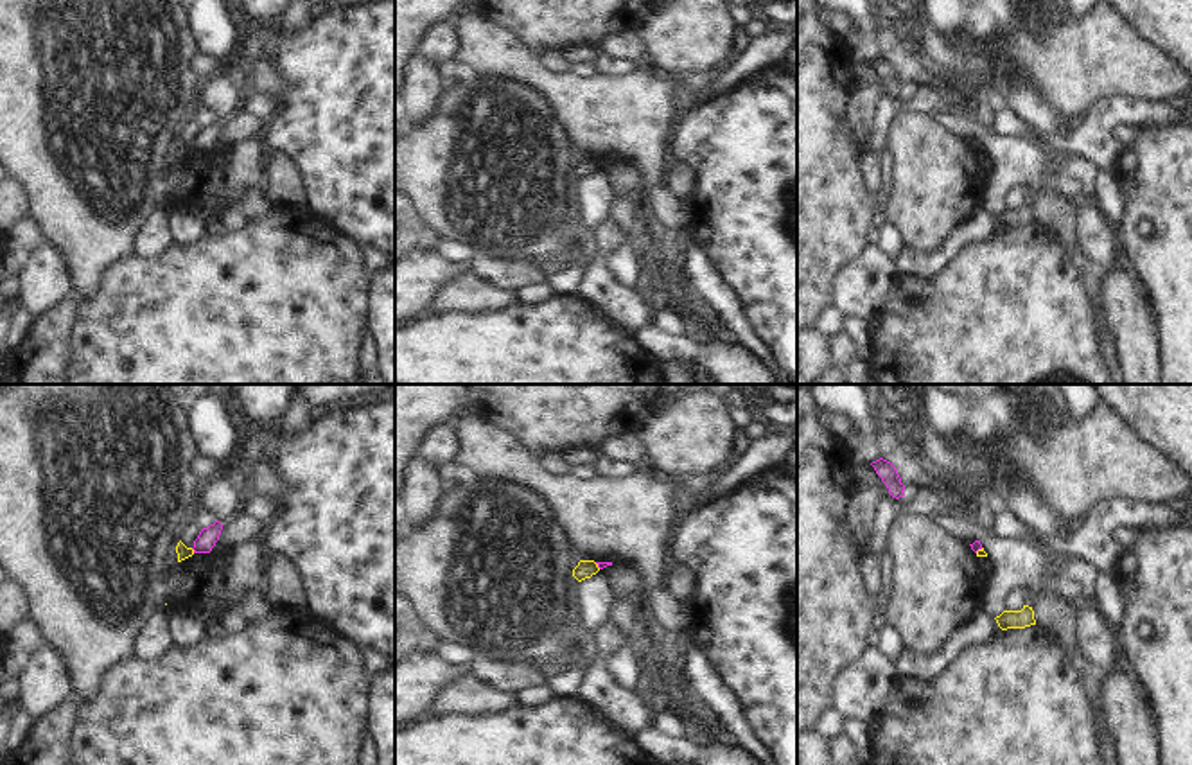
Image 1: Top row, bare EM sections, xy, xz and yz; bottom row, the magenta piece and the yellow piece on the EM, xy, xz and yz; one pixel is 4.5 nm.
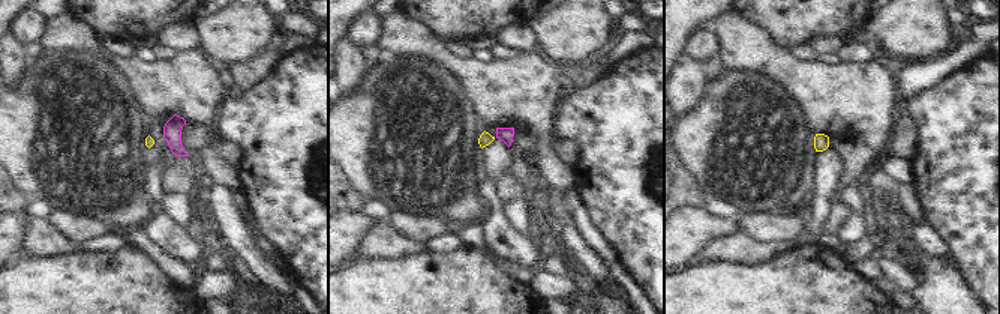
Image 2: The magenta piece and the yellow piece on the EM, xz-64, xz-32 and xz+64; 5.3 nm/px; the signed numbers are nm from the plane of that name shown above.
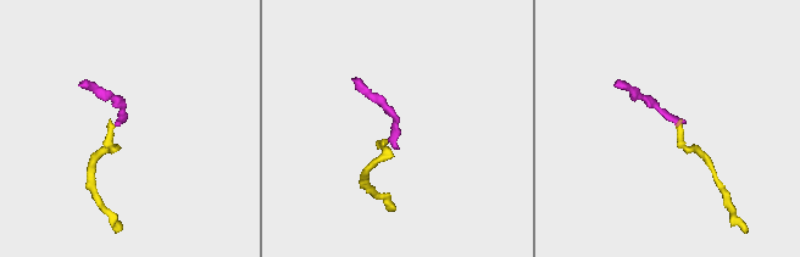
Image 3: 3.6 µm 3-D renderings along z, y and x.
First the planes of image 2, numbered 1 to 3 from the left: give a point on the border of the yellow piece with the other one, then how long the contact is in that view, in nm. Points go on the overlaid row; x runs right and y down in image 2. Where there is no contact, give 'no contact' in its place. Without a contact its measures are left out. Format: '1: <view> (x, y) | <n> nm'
1: no contact
2: no contact
3: no contact

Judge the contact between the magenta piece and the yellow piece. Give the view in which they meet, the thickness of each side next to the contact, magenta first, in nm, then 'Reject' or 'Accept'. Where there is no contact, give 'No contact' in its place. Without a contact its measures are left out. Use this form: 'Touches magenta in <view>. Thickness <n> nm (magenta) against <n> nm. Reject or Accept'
Touches magenta in xy. Thickness 90 nm (magenta) against 60 nm. Reject.

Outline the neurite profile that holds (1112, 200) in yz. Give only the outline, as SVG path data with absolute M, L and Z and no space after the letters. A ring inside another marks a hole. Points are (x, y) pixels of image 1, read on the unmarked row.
M1102 167L1097 169L1095 198L1099 199L1099 207L1106 221L1109 223L1113 232L1118 233L1126 221L1127 201L1113 169L1102 169Z

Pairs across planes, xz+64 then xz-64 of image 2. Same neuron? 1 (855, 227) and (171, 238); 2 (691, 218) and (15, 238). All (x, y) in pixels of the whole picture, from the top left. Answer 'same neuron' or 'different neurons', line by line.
1: different neurons
2: same neuron

